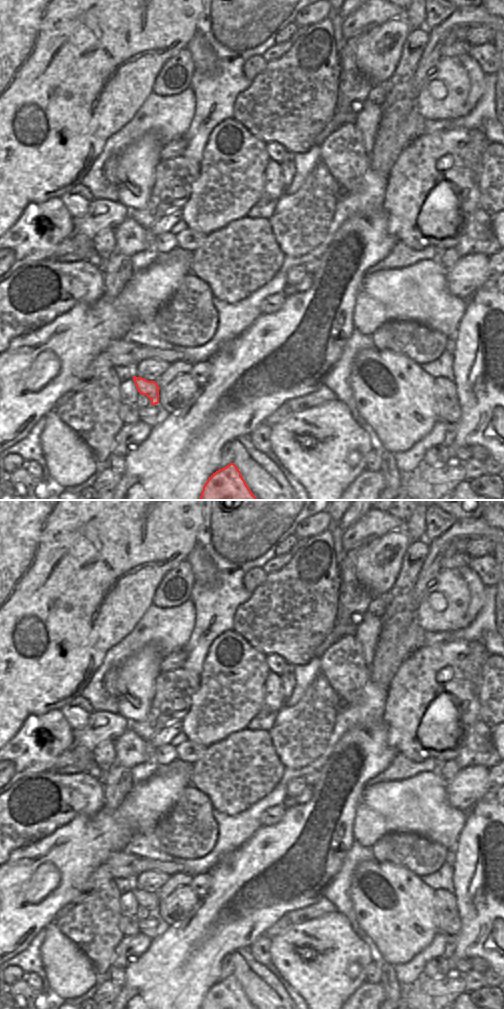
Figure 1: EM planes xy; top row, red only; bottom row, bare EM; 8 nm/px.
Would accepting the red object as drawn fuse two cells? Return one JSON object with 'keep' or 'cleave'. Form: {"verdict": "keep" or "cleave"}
{"verdict": "keep"}

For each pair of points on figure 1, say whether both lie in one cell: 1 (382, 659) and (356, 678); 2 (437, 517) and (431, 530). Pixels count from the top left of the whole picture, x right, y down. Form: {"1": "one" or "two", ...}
{"1": "two", "2": "one"}

